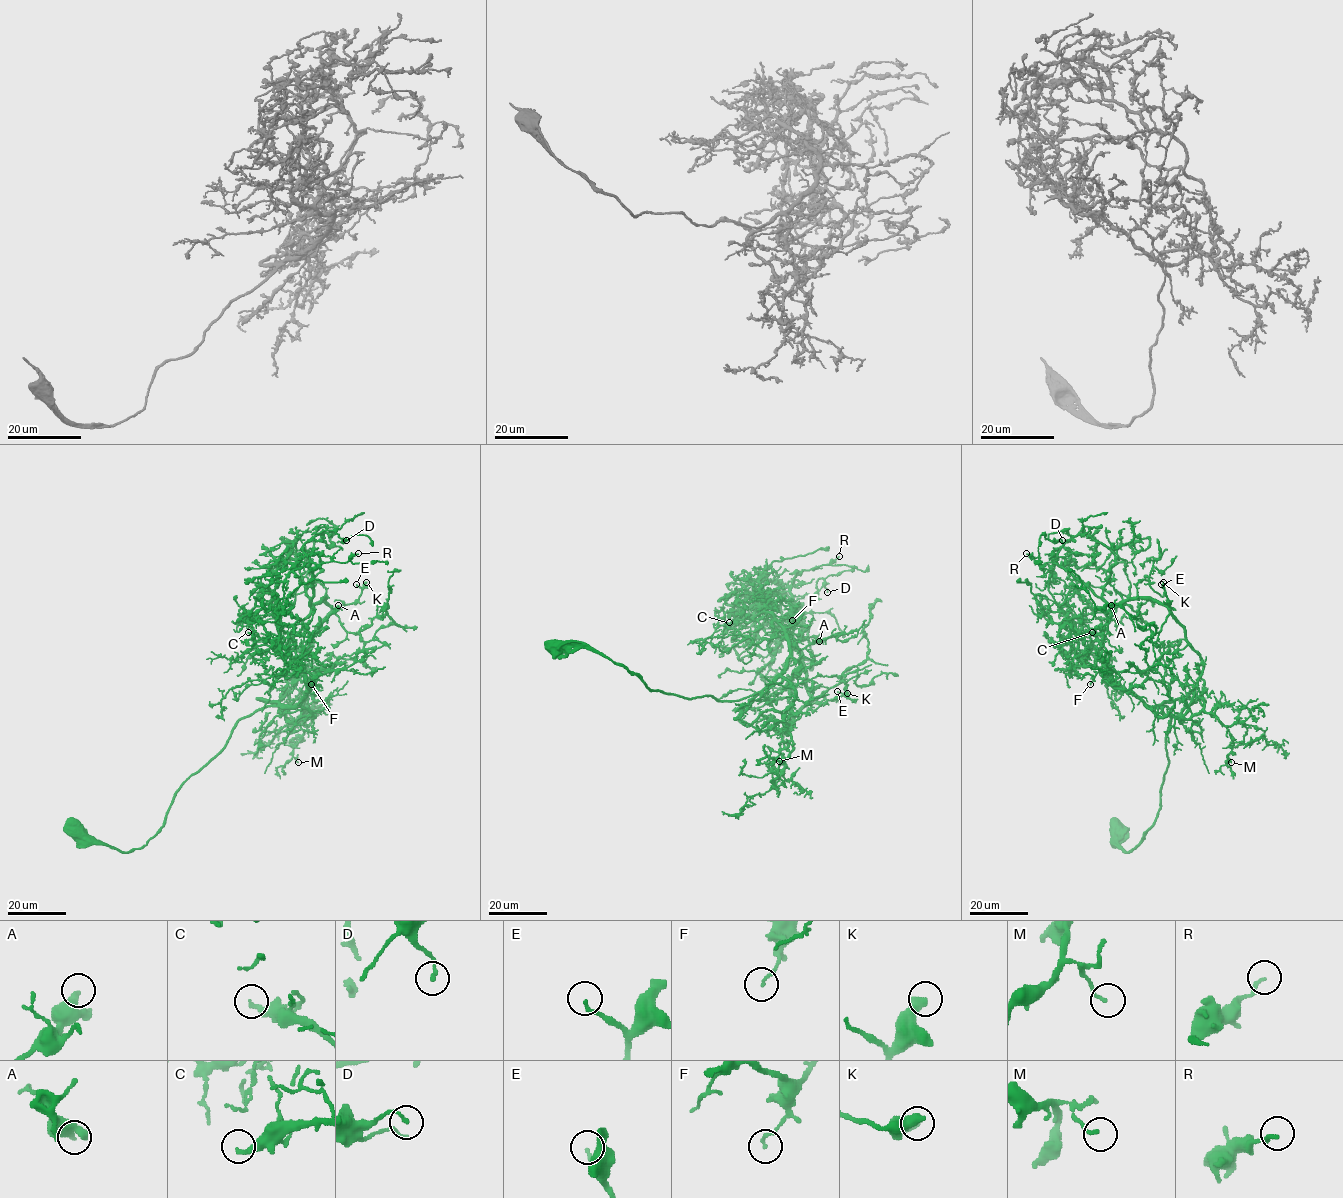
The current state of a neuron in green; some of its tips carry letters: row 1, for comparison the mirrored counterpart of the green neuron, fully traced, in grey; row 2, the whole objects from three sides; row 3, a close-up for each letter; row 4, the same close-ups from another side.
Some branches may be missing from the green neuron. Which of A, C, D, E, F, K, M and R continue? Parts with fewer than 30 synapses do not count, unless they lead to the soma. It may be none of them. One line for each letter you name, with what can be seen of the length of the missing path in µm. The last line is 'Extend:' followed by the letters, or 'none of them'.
E: about 20 µm are missing
K: about 30 µm are missing
Extend: E, K

